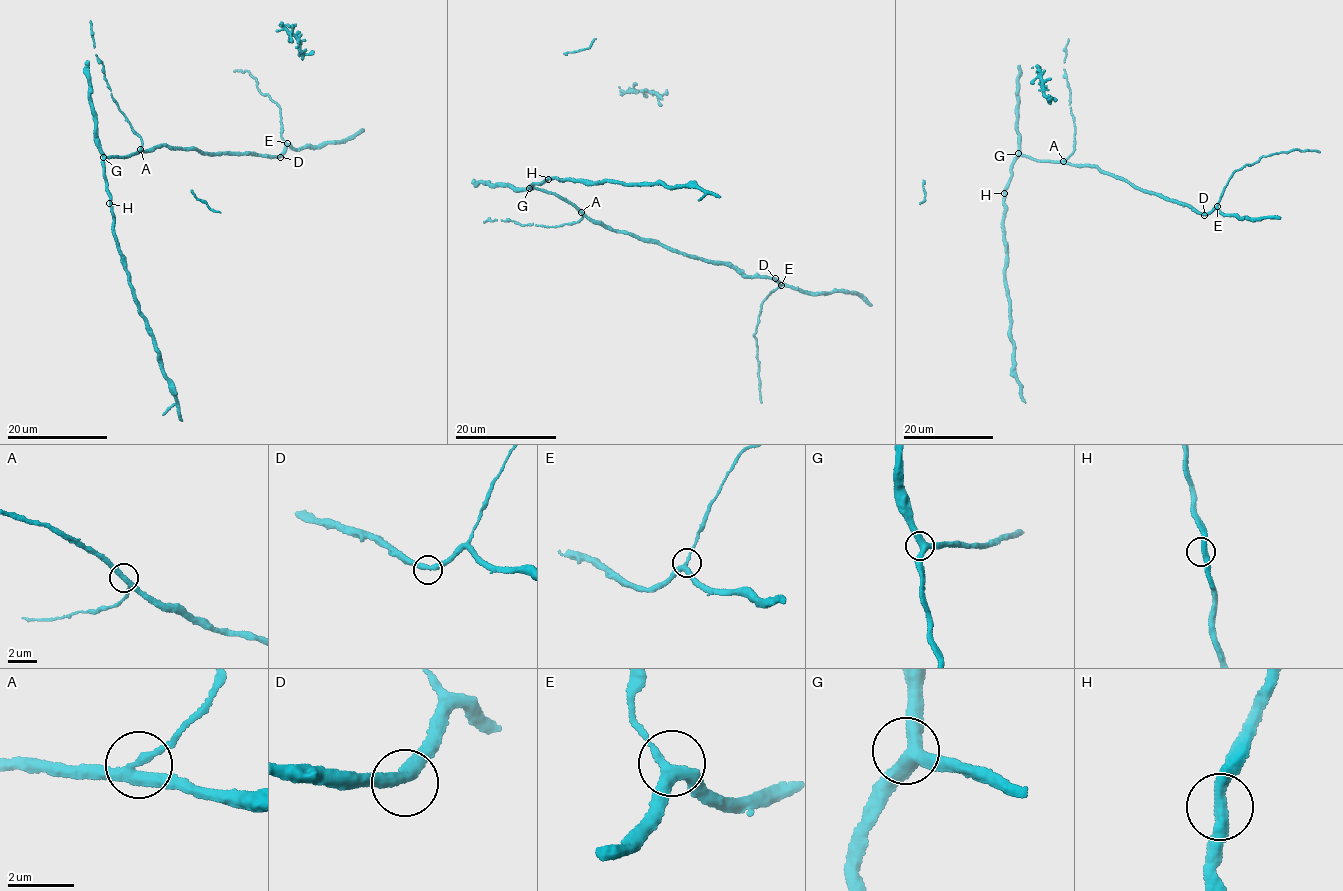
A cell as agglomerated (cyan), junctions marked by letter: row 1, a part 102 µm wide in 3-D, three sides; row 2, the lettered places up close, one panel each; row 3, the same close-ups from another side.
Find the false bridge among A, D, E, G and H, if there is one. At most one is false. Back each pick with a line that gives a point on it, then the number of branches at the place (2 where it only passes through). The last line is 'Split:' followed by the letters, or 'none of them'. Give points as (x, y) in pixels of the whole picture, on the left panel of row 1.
Split: none of them

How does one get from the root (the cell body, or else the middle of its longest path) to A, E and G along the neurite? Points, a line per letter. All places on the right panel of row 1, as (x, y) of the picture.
A: (1080, 166), (1064, 160)
E: (1080, 166), (1095, 167), (1134, 187), (1184, 203), (1202, 214), (1217, 206)
G: (1080, 166), (1035, 160), (1018, 153)

